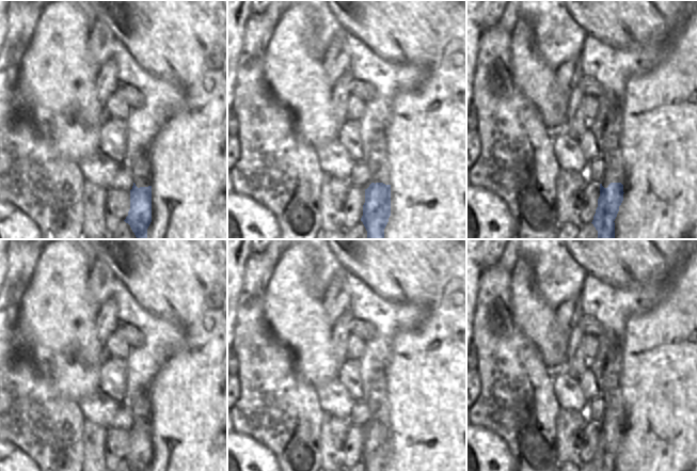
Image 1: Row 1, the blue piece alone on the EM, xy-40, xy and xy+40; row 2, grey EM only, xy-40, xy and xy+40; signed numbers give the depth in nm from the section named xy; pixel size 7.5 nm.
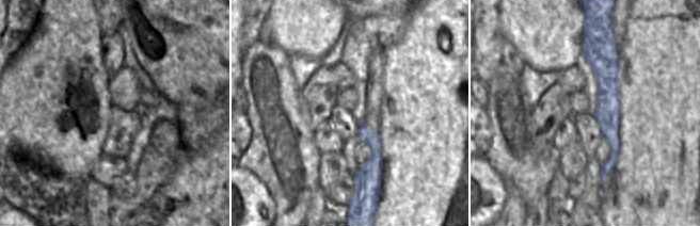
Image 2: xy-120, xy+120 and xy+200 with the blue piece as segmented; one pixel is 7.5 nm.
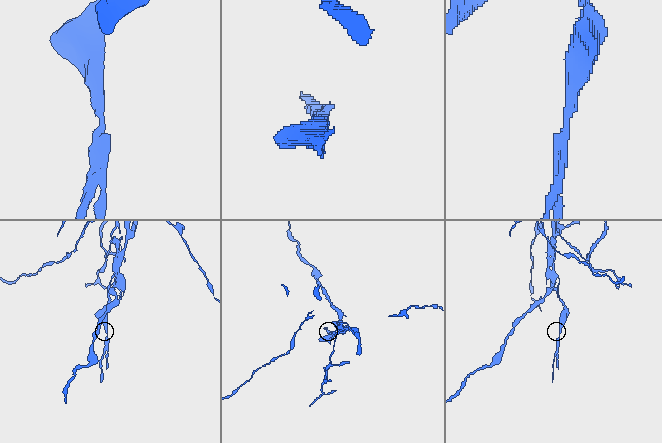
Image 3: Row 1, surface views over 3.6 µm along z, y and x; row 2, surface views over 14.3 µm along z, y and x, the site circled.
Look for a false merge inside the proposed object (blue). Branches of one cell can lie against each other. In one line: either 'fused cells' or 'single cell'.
fused cells

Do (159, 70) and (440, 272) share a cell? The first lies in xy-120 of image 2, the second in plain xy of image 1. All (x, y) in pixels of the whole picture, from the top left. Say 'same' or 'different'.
same

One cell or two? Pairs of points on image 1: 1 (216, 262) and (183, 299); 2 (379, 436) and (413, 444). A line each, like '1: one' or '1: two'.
1: one
2: two

